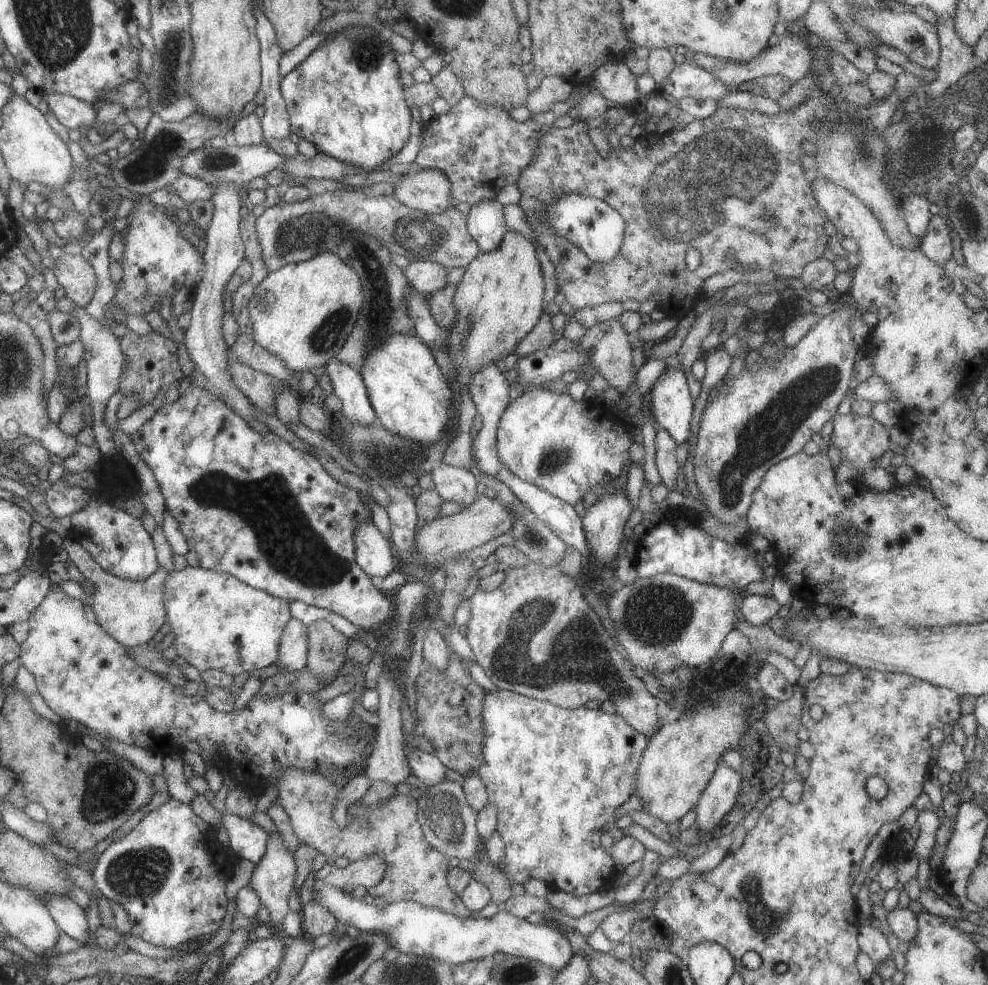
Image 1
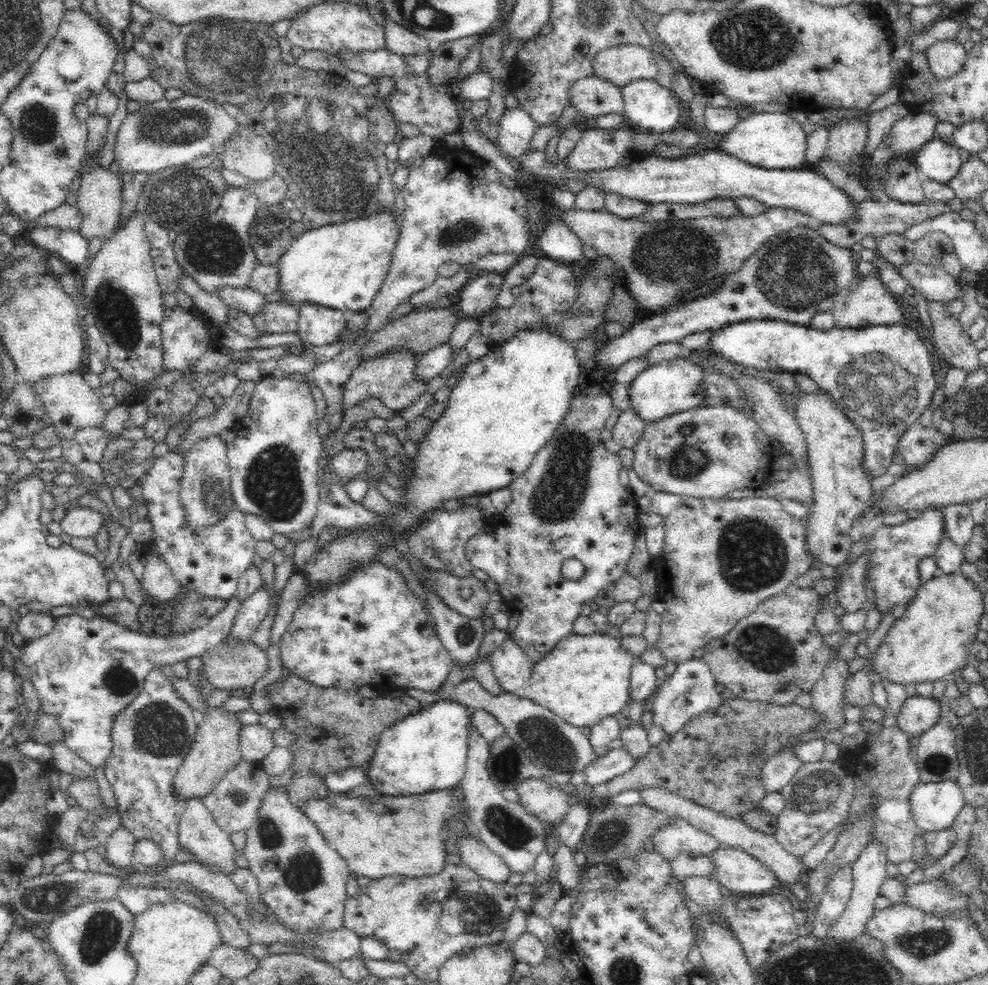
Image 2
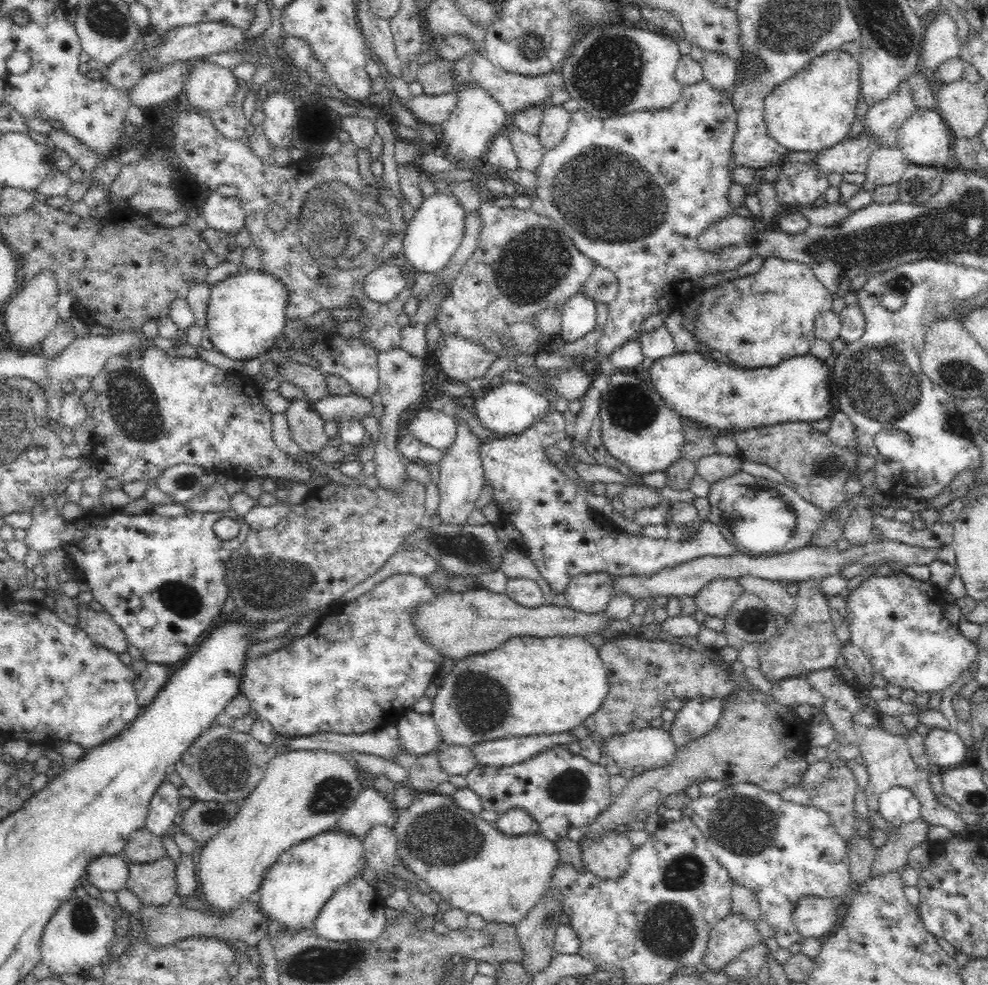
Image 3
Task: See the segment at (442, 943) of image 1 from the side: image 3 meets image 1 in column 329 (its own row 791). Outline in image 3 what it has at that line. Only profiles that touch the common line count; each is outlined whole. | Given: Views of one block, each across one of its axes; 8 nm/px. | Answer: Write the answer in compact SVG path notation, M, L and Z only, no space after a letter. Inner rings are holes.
M893 786L880 794L880 814L888 825L898 827L921 818L920 800L908 787Z

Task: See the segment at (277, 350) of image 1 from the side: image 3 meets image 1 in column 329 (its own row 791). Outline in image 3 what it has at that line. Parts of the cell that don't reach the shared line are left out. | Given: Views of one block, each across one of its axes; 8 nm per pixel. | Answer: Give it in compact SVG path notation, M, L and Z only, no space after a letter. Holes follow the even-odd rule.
M291 750L268 762L264 778L242 802L236 818L198 849L196 872L202 902L212 910L228 912L235 909L247 899L255 897L262 887L265 872L286 850L336 827L358 791L364 787L359 783L355 764L349 759L349 755L323 750Z

